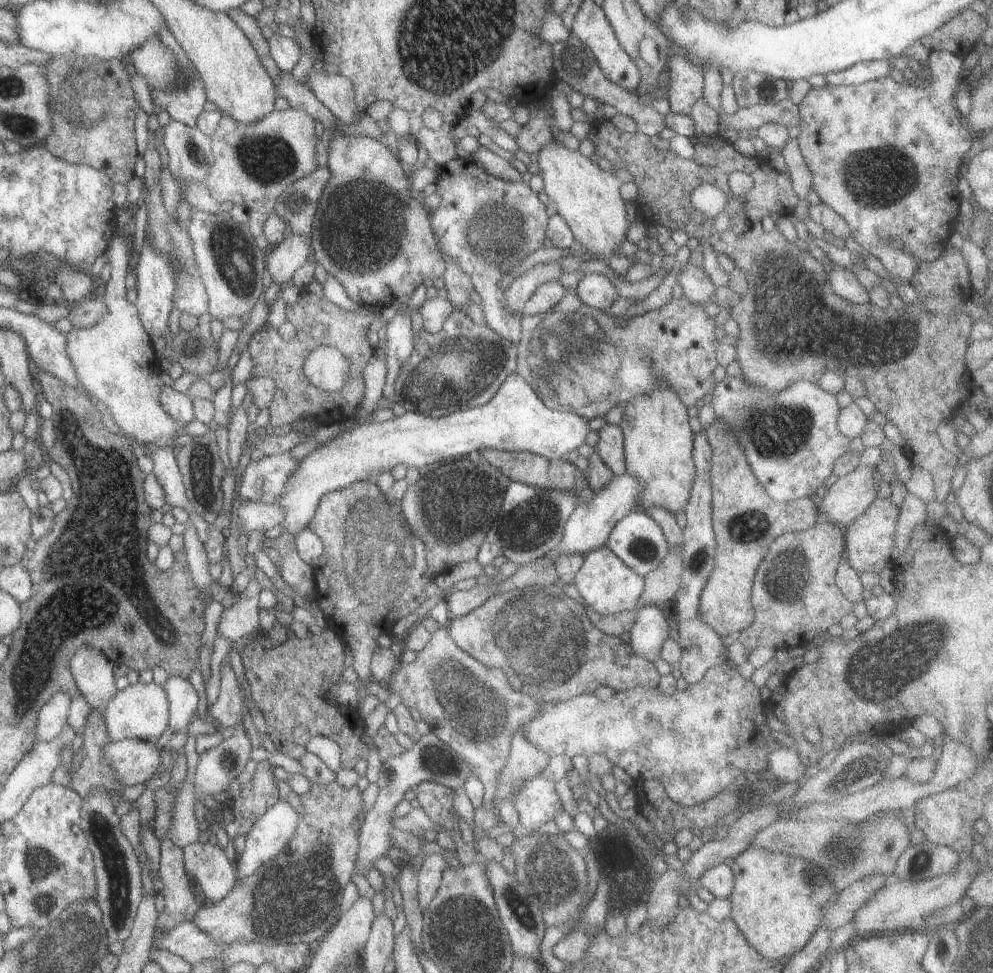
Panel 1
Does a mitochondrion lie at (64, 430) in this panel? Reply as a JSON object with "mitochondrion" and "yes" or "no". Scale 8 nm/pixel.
{"mitochondrion":"no"}

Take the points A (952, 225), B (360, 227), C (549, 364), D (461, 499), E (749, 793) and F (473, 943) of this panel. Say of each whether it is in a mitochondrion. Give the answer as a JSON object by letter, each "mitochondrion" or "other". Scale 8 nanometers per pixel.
{"A":"other","B":"mitochondrion","C":"mitochondrion","D":"mitochondrion","E":"other","F":"mitochondrion"}

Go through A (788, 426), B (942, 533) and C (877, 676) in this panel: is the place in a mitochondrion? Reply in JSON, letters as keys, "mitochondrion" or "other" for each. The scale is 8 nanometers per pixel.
{"A":"mitochondrion","B":"other","C":"mitochondrion"}

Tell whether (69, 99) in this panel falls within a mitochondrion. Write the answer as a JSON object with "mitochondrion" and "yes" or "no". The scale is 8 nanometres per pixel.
{"mitochondrion":"no"}

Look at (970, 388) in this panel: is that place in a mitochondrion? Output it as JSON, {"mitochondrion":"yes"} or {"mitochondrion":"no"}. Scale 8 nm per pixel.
{"mitochondrion":"no"}

